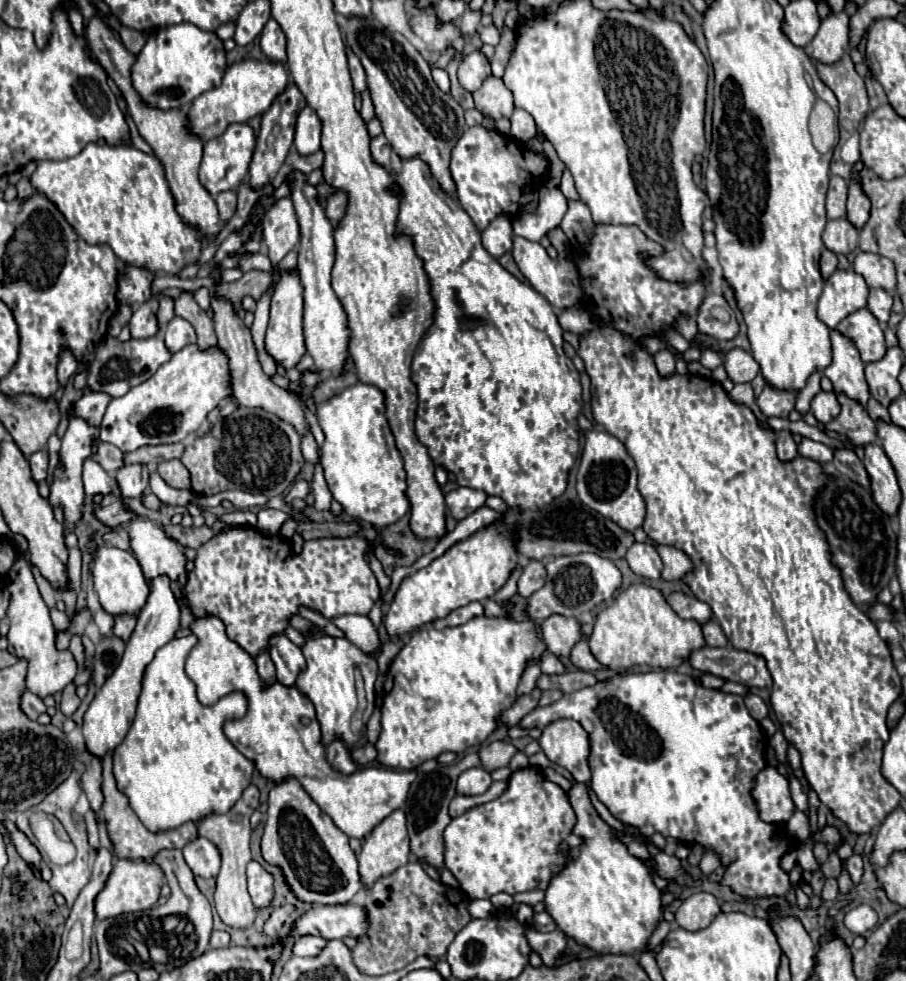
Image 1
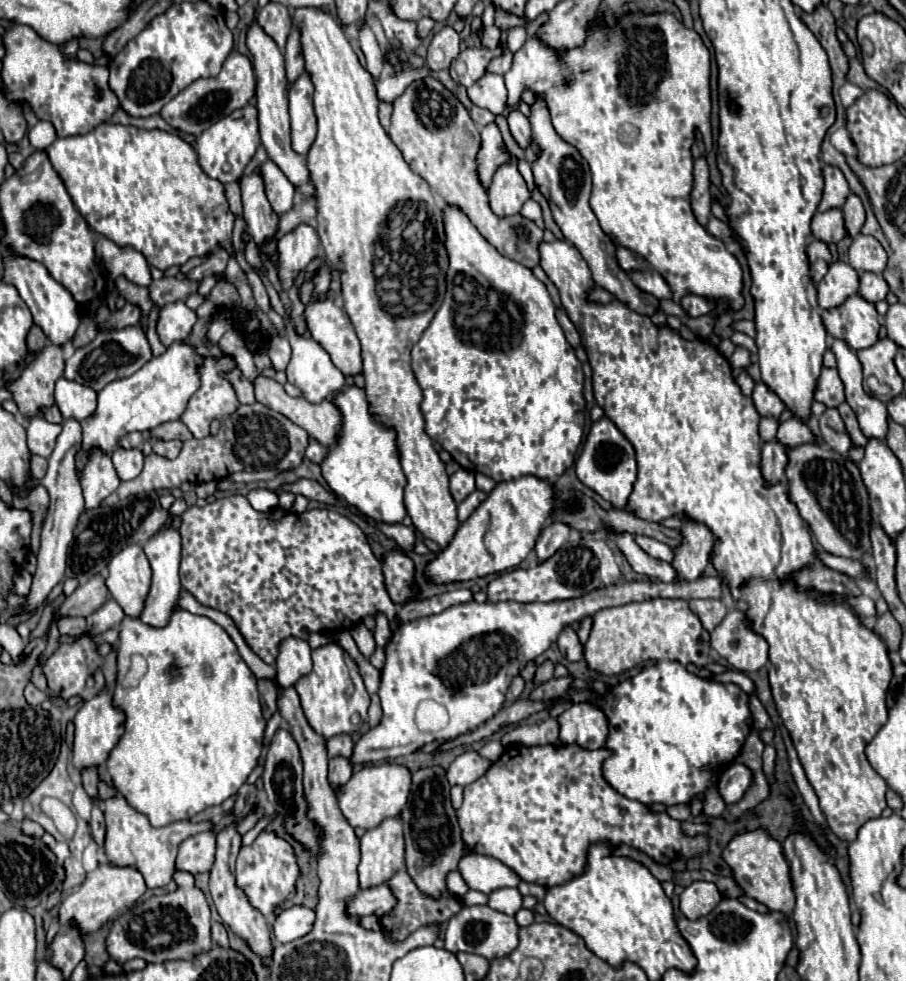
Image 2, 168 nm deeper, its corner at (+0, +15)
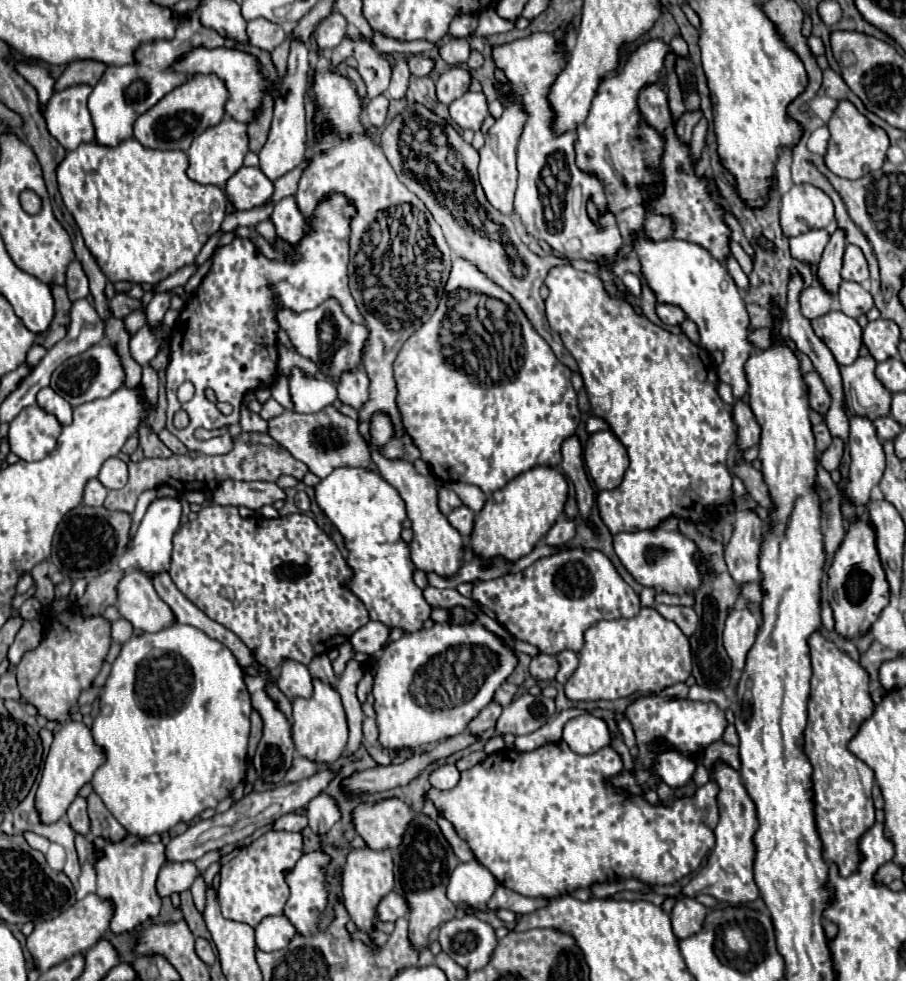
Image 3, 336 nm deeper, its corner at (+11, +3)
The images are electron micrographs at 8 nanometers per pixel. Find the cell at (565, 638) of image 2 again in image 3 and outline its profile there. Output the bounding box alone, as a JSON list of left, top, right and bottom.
[556,651,578,683]

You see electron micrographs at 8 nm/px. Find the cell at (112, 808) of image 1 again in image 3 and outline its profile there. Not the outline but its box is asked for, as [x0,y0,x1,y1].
[92,835,166,931]

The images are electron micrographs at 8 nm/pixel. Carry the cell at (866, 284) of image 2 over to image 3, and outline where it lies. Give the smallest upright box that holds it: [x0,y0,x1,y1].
[838,281,874,319]

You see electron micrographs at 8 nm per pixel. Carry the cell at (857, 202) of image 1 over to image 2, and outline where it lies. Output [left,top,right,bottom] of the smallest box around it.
[843,195,865,237]

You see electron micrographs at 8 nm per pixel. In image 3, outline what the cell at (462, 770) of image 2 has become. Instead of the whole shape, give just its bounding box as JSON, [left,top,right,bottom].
[430,765,460,791]

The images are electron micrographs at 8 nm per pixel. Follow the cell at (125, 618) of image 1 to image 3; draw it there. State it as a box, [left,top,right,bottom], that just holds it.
[90,623,252,837]

